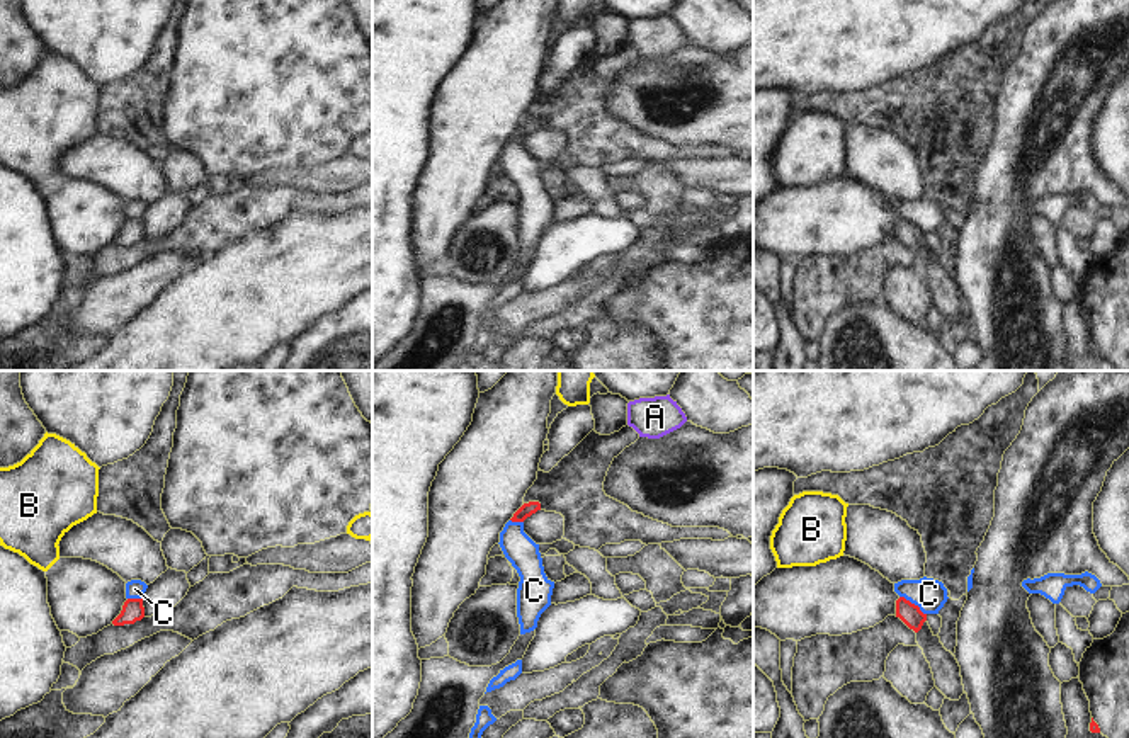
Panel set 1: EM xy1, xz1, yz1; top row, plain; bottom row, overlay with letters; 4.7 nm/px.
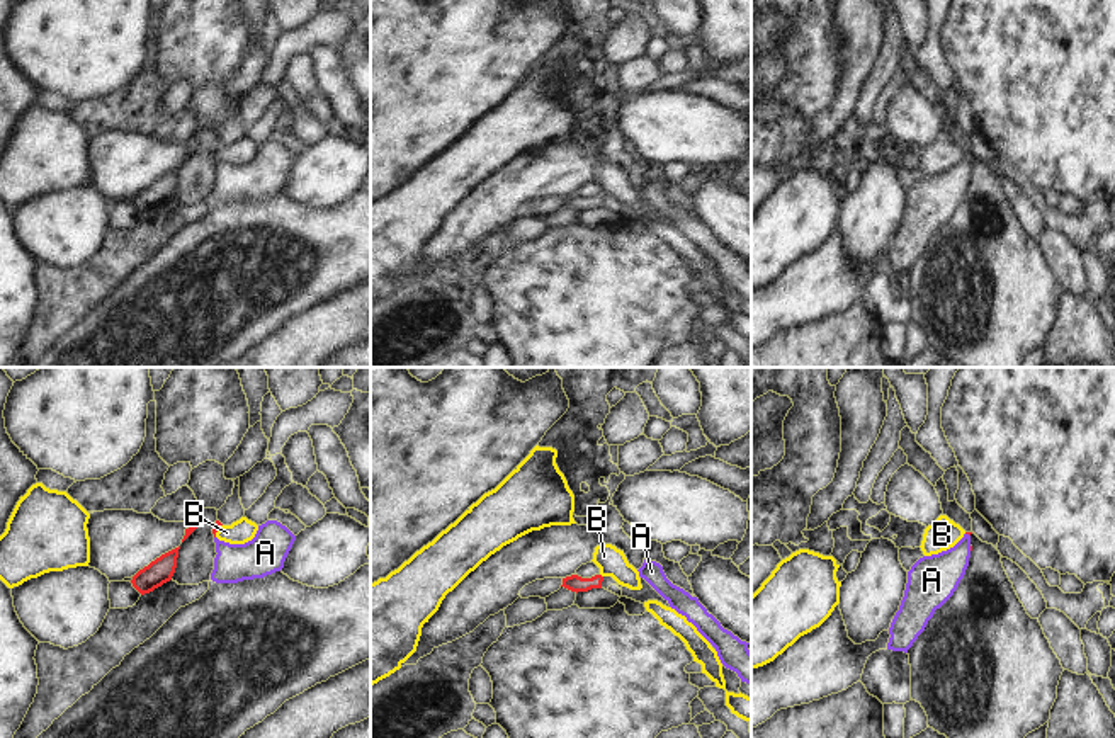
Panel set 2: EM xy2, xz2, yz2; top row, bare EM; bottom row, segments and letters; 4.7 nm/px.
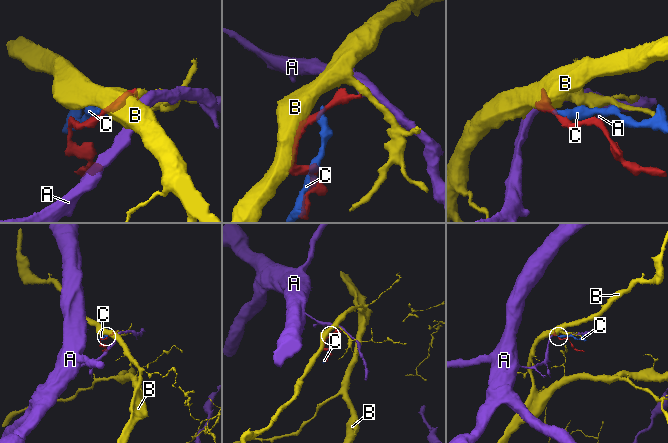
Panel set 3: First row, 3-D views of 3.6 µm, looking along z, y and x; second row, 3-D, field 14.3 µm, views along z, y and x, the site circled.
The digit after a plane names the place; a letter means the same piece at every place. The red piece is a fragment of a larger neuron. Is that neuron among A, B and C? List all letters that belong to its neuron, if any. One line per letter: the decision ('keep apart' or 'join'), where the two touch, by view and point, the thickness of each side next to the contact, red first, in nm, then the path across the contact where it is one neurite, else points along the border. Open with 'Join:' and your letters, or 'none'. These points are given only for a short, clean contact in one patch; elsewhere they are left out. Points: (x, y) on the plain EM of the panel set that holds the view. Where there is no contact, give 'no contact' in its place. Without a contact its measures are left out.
Join: A
A: join; contact yz2 (967, 152); calibres 20 and 200 nm; way yz2 (966, 152), (967, 152), (961, 172), (939, 194)
B: keep apart; contact xy2 (218, 148); calibres 30 and 120 nm; border xy2 (221, 143), (215, 155)
C: keep apart; contact yz1 (913, 223); calibres 100 and 150 nm; border yz1 (900, 215), (913, 221), (925, 233)

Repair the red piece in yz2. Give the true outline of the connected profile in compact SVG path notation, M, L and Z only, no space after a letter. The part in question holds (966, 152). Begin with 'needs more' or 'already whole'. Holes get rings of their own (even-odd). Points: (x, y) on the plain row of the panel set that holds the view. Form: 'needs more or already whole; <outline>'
needs more; M965 151L954 167L923 175L911 185L904 216L889 247L887 269L908 272L935 230L954 214L969 185L971 153Z

